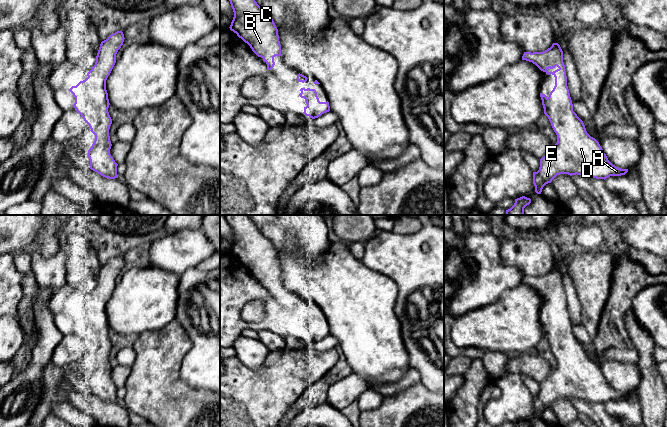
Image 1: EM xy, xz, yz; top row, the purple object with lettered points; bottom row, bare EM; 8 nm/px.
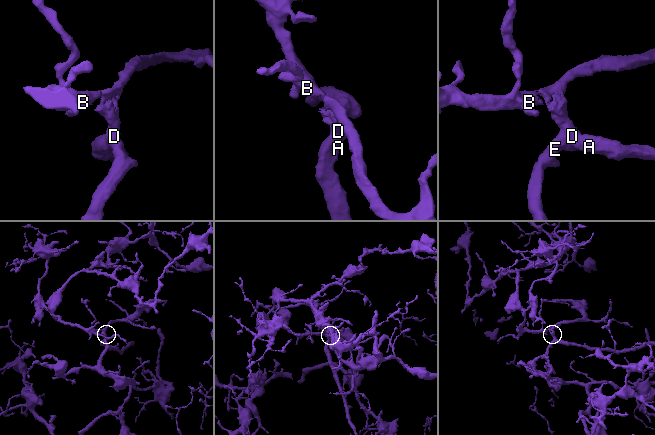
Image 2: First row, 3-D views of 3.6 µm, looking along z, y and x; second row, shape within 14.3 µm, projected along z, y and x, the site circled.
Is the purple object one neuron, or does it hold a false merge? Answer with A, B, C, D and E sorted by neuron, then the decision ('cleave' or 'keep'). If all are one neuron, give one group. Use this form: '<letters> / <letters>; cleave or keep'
A B C D E; keep

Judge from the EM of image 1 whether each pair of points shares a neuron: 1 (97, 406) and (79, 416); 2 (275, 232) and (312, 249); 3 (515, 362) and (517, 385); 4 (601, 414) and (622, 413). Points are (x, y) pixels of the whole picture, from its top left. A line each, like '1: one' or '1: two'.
1: two
2: one
3: two
4: two

